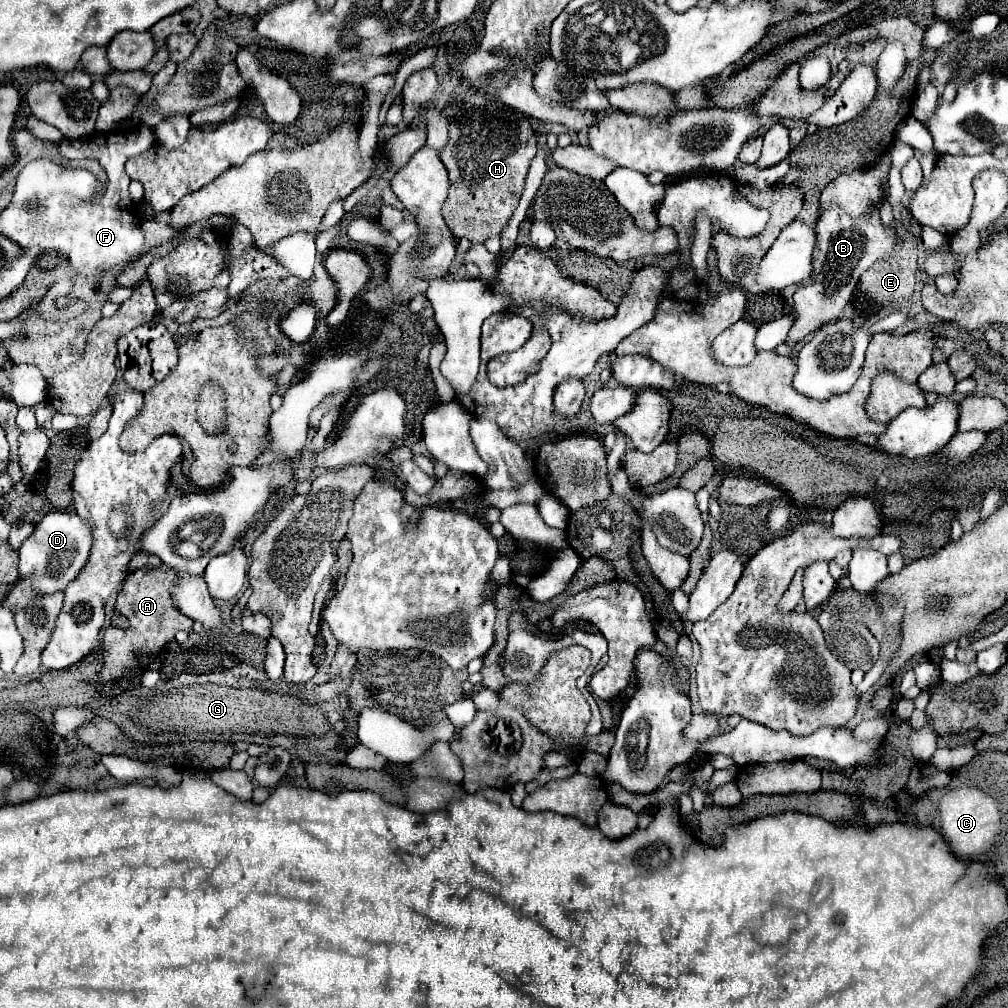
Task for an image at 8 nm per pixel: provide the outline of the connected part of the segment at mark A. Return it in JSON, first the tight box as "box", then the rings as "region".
{"box":[96,564,192,686],"region":[[[160,564],[156,568],[142,568],[136,572],[130,572],[118,592],[116,598],[116,612],[126,616],[130,620],[130,626],[126,629],[108,626],[104,628],[104,638],[100,644],[100,652],[104,658],[102,670],[96,678],[98,686],[104,686],[104,682],[122,680],[128,674],[142,672],[150,663],[150,656],[158,655],[168,642],[174,640],[174,634],[178,630],[192,630],[192,620],[184,616],[182,612],[176,612],[172,604],[170,588],[178,582],[176,572],[168,568],[166,564]]]}

